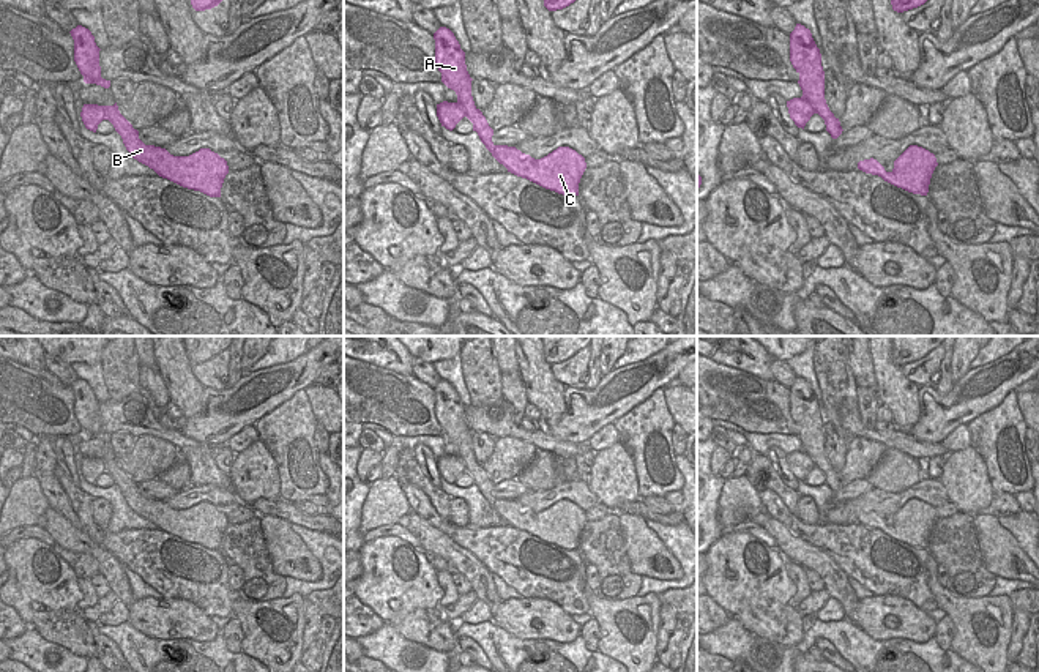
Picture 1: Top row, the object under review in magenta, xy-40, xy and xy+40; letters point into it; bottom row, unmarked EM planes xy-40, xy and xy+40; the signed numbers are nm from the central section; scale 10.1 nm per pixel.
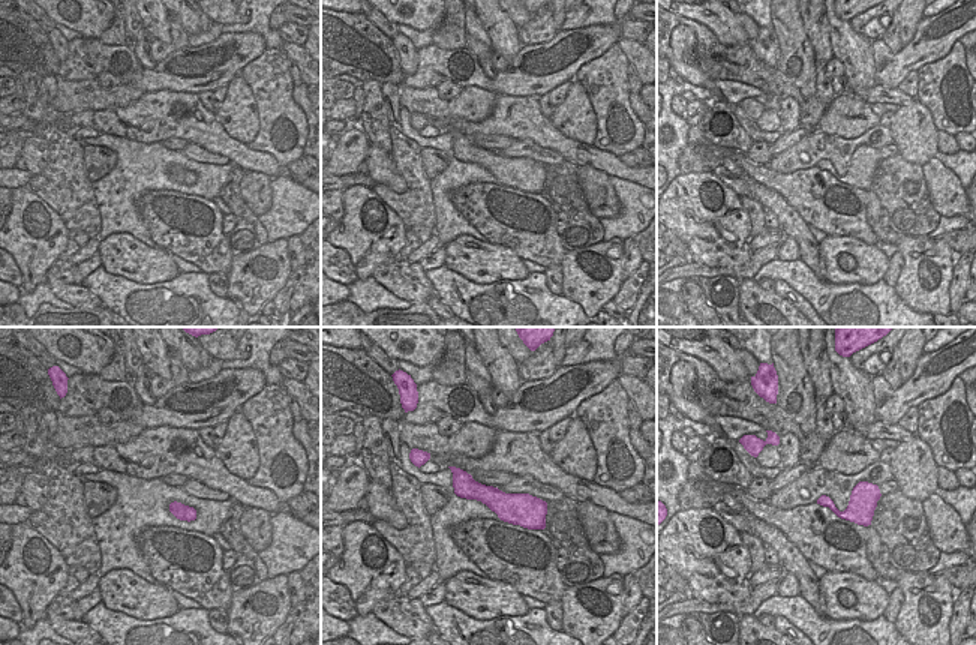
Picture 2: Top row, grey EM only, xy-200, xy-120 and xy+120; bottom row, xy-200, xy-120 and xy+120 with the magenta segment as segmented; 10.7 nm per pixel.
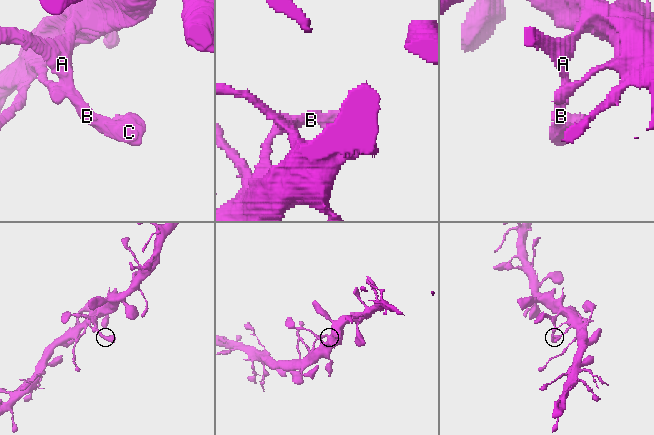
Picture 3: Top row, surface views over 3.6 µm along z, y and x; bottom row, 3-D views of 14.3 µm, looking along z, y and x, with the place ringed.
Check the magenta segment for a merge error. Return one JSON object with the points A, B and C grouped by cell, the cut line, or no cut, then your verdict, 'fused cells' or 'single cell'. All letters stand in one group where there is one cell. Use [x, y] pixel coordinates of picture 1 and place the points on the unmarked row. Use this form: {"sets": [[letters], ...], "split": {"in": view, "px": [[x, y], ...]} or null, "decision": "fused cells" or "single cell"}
{"sets": [["A", "B", "C"]], "split": null, "decision": "single cell"}

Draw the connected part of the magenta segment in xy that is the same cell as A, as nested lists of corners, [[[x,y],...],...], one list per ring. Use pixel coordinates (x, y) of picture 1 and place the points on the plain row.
[[[440,380],[434,386],[434,393],[435,418],[441,426],[441,435],[457,448],[456,456],[443,454],[437,457],[437,470],[441,480],[452,484],[467,470],[481,495],[508,525],[558,547],[579,549],[579,536],[587,522],[585,511],[569,500],[558,500],[547,510],[534,513],[516,500],[495,498],[492,495],[493,483],[475,459],[471,450],[473,432],[467,424],[465,405],[460,402],[459,394],[446,380]]]

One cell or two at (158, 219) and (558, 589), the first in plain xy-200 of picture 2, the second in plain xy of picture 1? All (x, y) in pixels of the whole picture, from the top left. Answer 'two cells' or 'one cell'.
one cell

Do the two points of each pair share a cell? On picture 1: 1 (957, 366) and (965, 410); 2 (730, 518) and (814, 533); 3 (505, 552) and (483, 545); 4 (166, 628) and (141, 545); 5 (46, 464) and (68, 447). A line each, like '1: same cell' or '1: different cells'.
1: different cells
2: different cells
3: same cell
4: different cells
5: different cells

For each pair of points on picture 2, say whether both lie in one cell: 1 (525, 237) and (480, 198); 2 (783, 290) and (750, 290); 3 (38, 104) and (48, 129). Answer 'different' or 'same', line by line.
1: same
2: different
3: same

